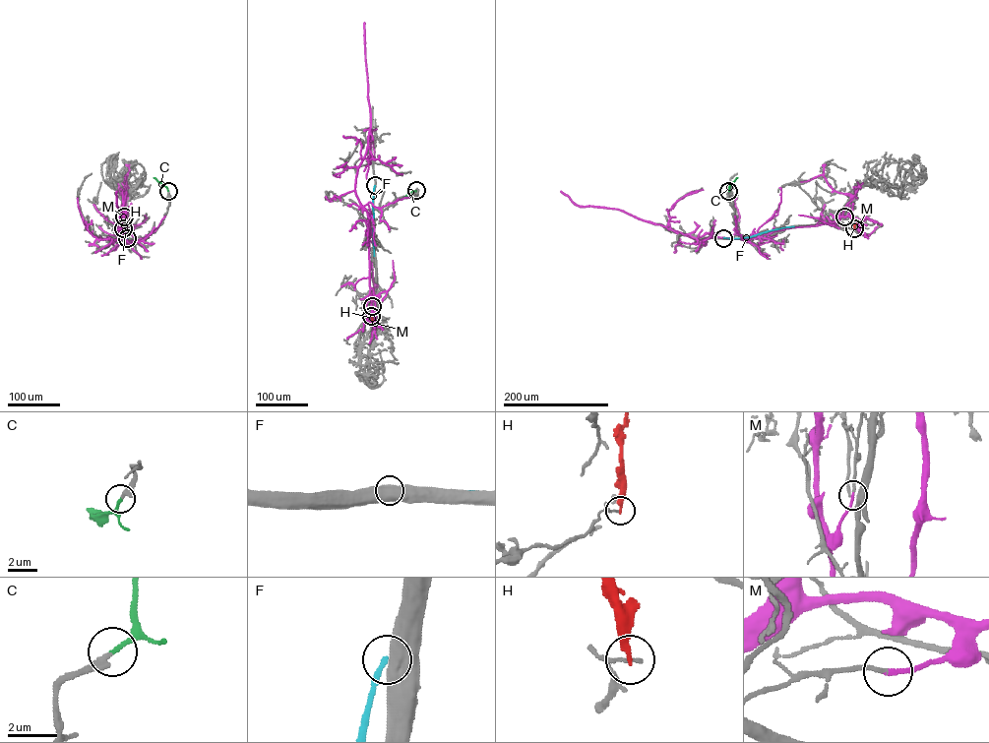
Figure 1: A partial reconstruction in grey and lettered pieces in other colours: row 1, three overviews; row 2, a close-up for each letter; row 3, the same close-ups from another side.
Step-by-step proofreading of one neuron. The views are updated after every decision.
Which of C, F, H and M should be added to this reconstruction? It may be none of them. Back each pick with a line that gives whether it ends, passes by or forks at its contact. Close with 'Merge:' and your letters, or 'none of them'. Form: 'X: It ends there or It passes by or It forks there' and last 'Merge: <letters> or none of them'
C: It ends there
Merge: C

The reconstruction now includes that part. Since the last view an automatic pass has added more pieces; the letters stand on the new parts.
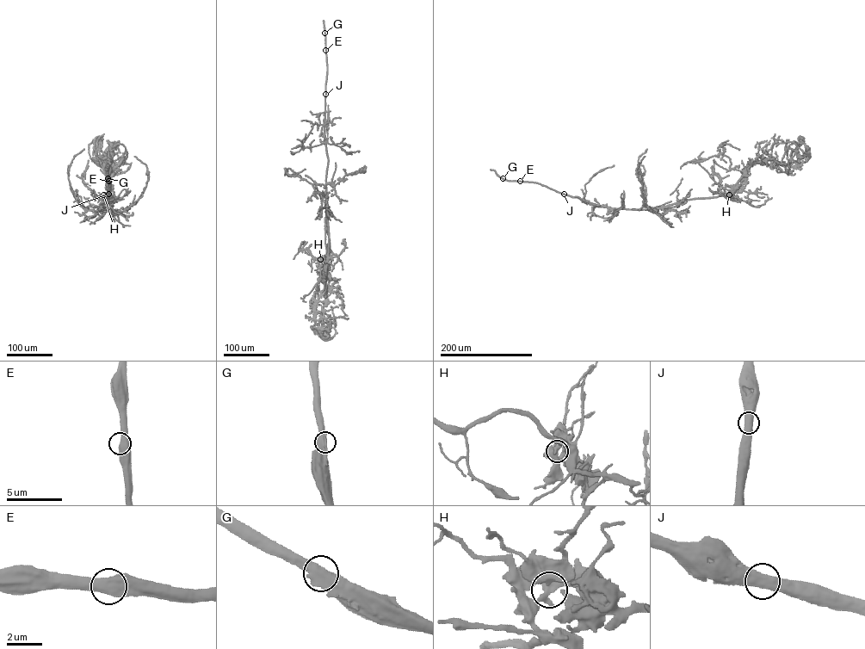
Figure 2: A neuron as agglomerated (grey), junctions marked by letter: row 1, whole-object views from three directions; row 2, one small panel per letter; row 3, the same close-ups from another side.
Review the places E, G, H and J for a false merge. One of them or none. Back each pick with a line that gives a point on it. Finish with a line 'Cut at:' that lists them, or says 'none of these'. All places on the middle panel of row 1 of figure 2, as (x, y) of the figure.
Cut at: none of these

